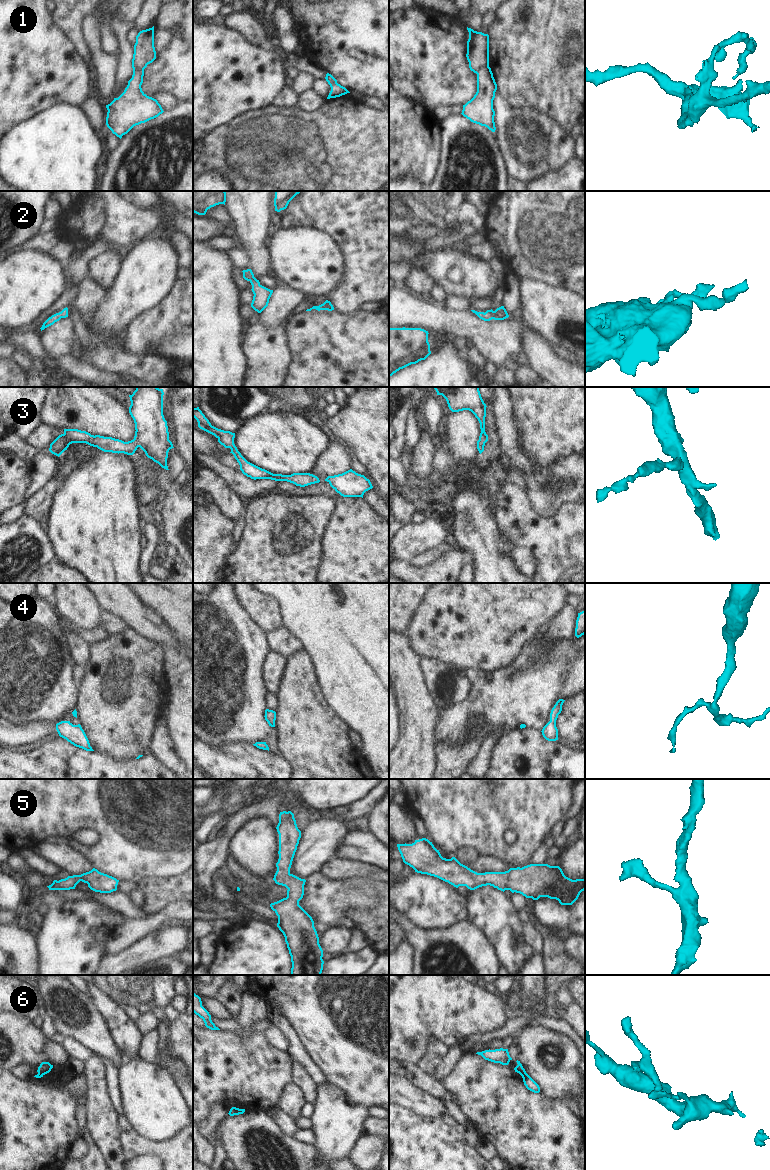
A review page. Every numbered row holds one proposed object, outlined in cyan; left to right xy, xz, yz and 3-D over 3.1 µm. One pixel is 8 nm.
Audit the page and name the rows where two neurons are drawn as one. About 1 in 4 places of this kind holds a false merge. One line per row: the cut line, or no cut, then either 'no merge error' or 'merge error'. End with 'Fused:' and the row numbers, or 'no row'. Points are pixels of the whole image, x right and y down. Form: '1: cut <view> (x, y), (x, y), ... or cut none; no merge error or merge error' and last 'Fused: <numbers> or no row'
1: cut yz (488, 65), (483, 66), (476, 73); merge error
2: cut none; no merge error
3: cut none; no merge error
4: cut none; no merge error
5: cut none; no merge error
6: cut yz (525, 1072), (521, 1075); merge error
Fused: 1, 6

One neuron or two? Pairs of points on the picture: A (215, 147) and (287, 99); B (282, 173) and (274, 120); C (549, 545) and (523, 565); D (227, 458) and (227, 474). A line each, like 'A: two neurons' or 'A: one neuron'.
A: two neurons
B: one neuron
C: two neurons
D: two neurons

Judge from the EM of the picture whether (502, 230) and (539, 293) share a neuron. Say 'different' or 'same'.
different

